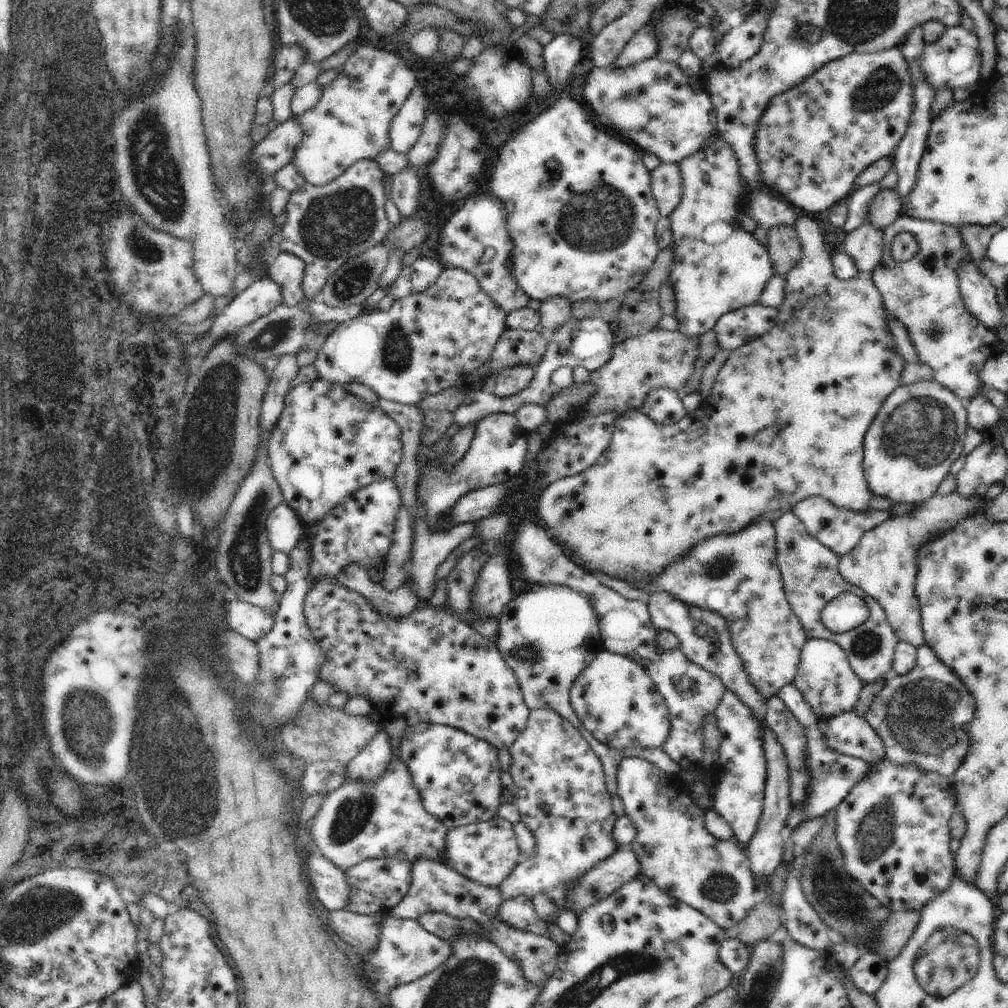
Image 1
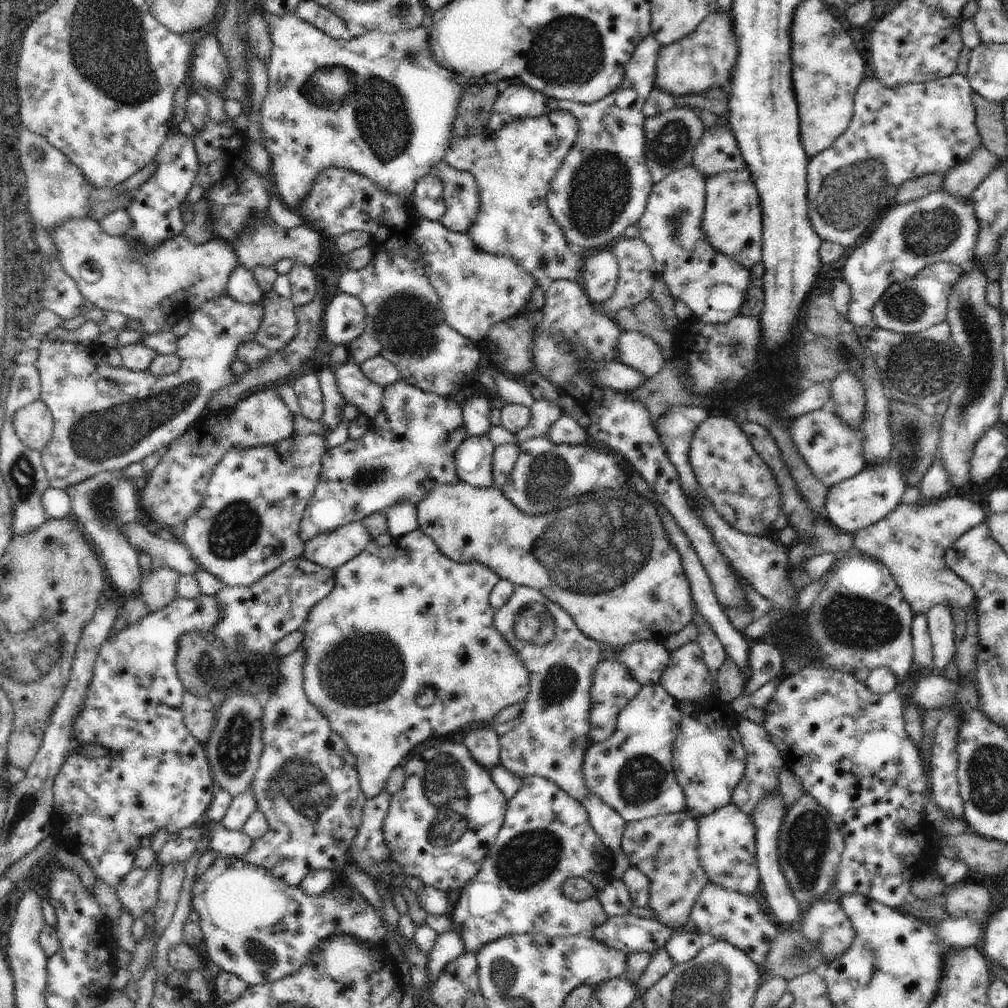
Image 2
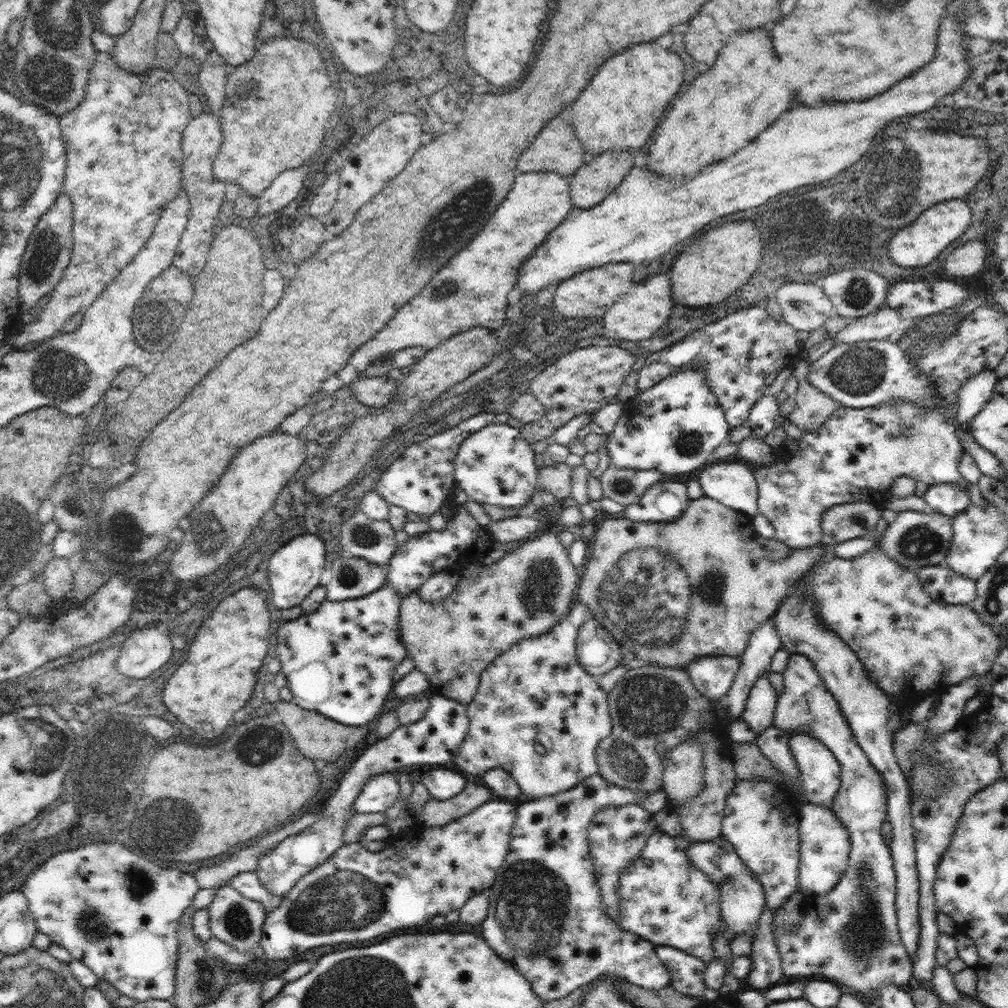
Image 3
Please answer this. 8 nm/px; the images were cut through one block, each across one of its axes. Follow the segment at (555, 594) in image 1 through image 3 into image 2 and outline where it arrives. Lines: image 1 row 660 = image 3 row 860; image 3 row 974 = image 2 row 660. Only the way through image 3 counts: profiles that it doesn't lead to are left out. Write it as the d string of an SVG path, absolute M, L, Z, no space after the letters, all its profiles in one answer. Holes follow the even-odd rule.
M526 585L515 588L514 594L508 599L508 602L495 611L493 621L498 632L519 654L521 661L529 670L529 693L524 700L525 705L523 706L521 721L516 728L499 735L501 765L521 779L538 775L555 782L566 794L586 807L590 824L602 842L614 853L620 852L627 822L586 786L582 774L584 755L592 744L592 740L588 736L593 674L600 661L616 659L616 662L623 664L642 686L655 685L661 682L662 675L670 662L671 651L665 647L664 643L655 640L635 642L620 647L620 651L614 651L614 647L586 638L568 612L546 598L540 590Z

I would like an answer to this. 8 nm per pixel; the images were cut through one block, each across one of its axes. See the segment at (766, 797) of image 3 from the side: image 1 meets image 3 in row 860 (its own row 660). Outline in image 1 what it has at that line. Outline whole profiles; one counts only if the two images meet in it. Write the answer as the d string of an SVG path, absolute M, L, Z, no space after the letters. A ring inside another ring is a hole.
M759 518L757 521L752 523L749 527L746 527L743 531L736 534L725 535L721 534L699 545L696 545L686 557L684 557L680 562L671 564L665 569L665 571L656 579L649 581L648 583L632 583L635 588L641 589L645 592L645 595L650 595L654 591L666 591L673 594L676 598L683 600L689 605L694 605L700 608L706 608L711 611L716 611L720 616L727 618L728 626L731 632L731 641L736 651L736 654L742 659L745 671L749 674L752 684L760 691L760 694L764 695L765 700L772 698L780 692L780 689L787 684L792 683L794 677L797 673L797 666L799 663L799 658L801 655L801 650L805 645L808 638L805 636L805 630L800 622L800 619L794 614L794 611L789 605L788 599L786 598L783 589L782 575L777 563L777 548L776 548L776 535L774 523L767 521L765 518Z

